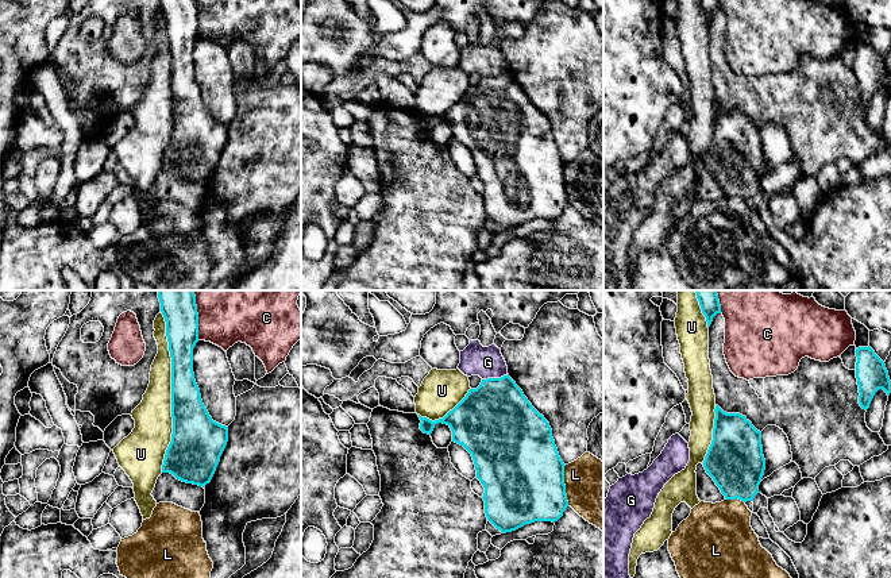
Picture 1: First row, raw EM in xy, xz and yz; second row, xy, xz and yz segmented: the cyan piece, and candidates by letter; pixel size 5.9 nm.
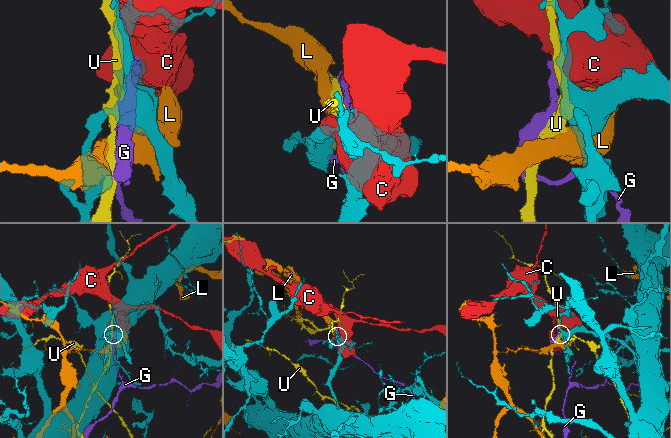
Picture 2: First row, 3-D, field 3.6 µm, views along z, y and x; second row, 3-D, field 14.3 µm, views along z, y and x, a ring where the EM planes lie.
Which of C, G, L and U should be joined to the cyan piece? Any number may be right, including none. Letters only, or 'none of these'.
none of these

